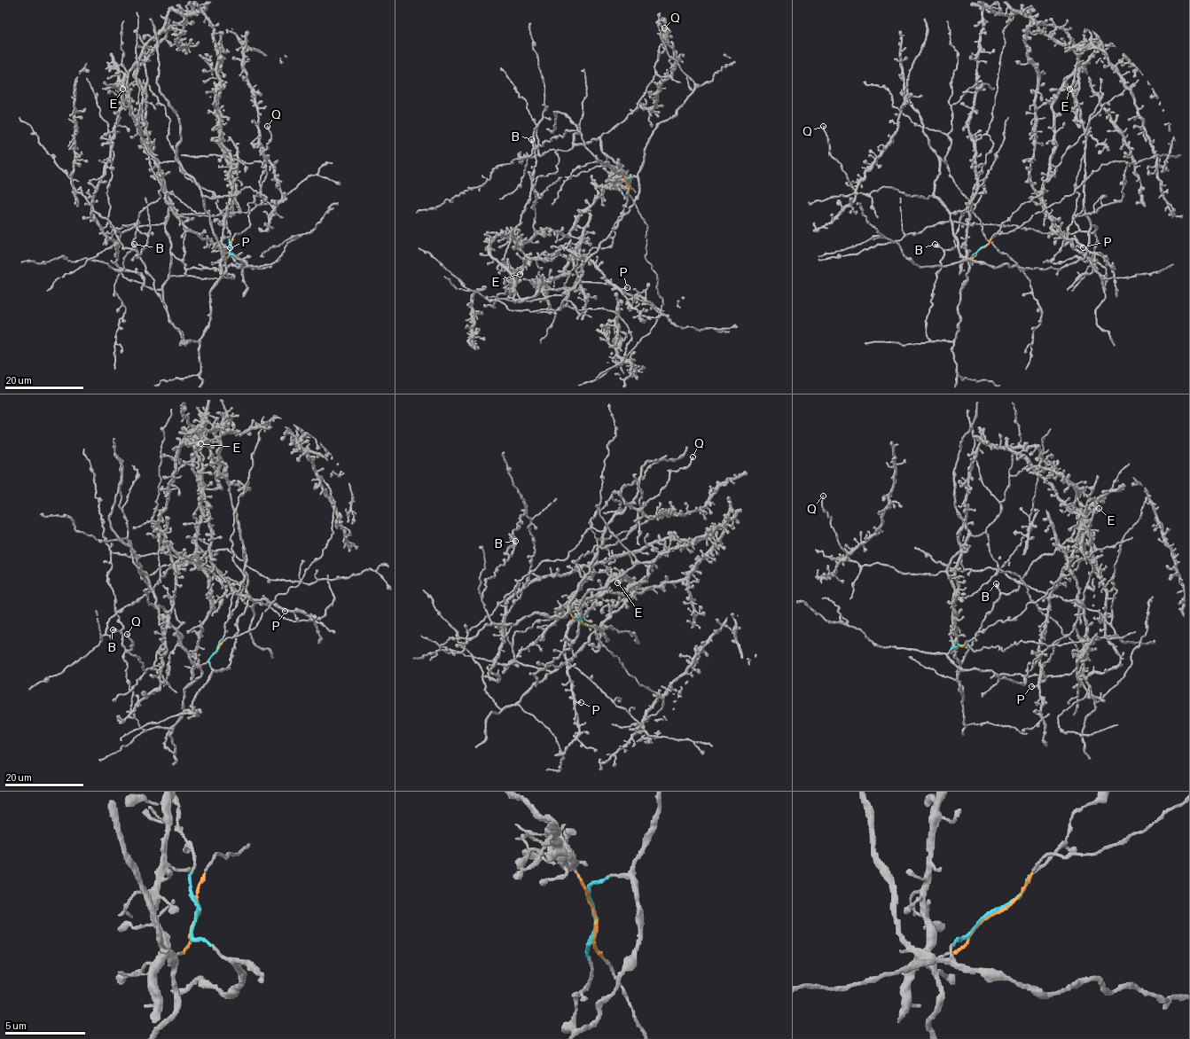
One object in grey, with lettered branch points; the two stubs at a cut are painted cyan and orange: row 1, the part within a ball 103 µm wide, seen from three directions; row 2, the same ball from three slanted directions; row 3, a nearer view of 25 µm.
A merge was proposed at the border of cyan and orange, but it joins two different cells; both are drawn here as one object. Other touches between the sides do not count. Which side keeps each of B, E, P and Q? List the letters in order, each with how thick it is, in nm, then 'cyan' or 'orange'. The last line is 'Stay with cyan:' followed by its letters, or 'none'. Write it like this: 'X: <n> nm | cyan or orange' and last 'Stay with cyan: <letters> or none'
B: 480 nm | orange
E: 480 nm | cyan
P: 220 nm | cyan
Q: 200 nm | orange
Stay with cyan: E, P

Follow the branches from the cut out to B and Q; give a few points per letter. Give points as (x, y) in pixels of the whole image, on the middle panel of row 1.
B: (628, 186), (622, 173), (594, 156), (577, 130), (567, 130), (561, 137), (545, 141), (536, 149), (530, 139)
Q: (628, 186), (618, 164), (601, 151), (600, 138), (632, 113), (652, 81), (663, 50), (663, 27)

